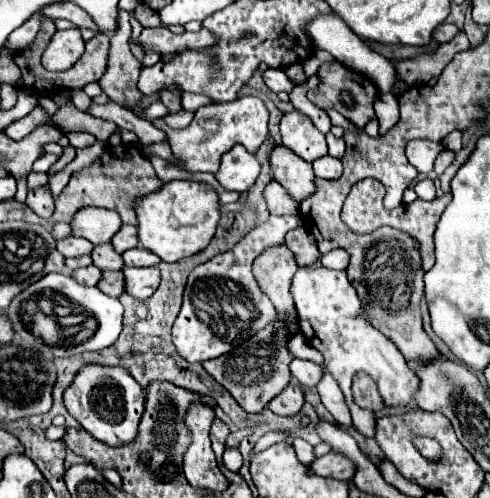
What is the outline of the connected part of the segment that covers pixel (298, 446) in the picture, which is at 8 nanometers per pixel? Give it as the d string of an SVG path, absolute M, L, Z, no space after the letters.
M293 438L293 448L295 448L295 452L297 452L297 458L299 458L303 464L309 466L309 462L315 460L313 446L307 444L305 440L301 440L301 438Z

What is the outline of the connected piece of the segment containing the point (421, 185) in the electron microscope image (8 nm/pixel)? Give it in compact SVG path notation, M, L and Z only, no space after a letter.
M421 180L415 184L415 192L421 200L433 200L435 198L435 184L433 180Z

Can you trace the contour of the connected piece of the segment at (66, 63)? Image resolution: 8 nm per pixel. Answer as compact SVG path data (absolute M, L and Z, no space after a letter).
M79 28L73 30L57 30L43 52L43 66L51 72L69 70L83 54L85 42L79 34Z

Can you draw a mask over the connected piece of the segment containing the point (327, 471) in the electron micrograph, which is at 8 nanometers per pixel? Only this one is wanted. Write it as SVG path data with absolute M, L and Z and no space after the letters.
M329 452L321 458L317 458L311 464L311 470L317 476L329 476L329 478L337 478L337 480L351 480L355 476L355 464L347 458L343 458L343 454L335 454L335 452Z

